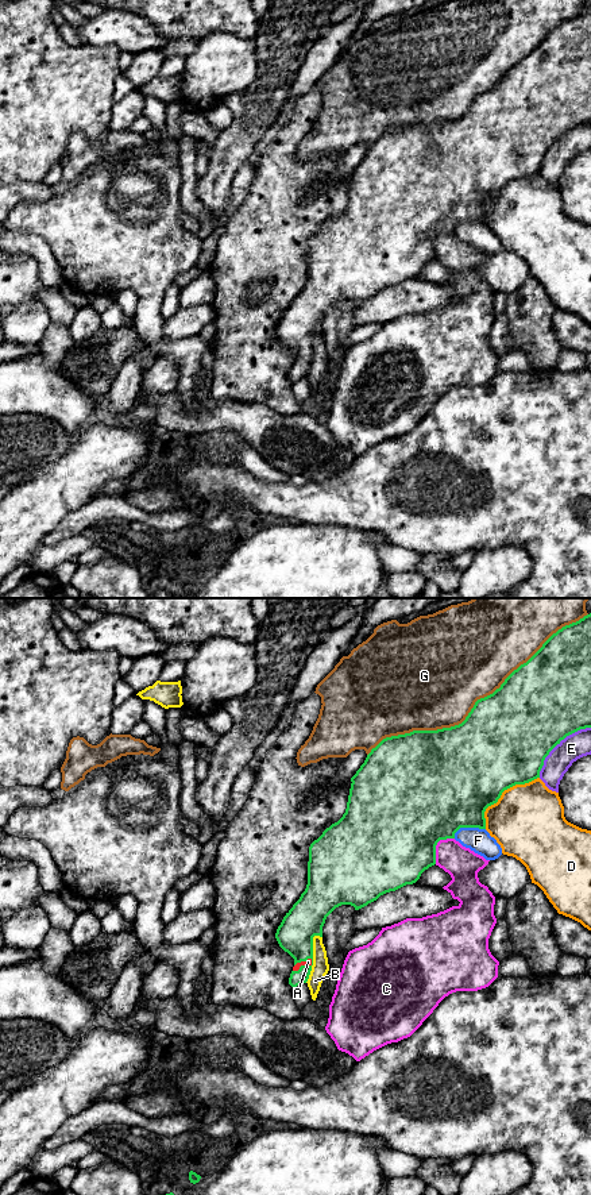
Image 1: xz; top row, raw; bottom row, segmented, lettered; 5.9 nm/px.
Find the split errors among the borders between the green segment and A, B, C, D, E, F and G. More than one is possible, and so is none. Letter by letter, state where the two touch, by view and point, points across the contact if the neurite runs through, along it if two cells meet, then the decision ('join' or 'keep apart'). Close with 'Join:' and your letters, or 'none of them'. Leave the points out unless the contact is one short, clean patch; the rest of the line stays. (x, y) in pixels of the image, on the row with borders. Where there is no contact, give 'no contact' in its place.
A: xz (304, 966) | across xz (294, 935), (304, 966), (308, 962) | join
B: xz (312, 958) | keep apart
C: xz (436, 844) | keep apart
D: xz (501, 794) | keep apart
E: xz (557, 743) | keep apart
F: xz (467, 827) | keep apart
G: xz (475, 704) | keep apart
Join: A

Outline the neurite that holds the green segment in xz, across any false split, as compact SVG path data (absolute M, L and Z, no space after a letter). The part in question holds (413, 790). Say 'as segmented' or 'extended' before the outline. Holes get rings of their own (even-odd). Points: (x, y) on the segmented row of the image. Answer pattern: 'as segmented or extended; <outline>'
extended; M591 613L553 633L526 663L521 664L505 679L499 689L478 699L461 724L437 731L413 731L410 733L383 739L371 749L364 763L351 778L352 783L343 817L327 828L322 834L310 844L306 888L286 913L277 929L275 938L279 947L294 959L289 984L294 988L308 982L313 965L313 937L322 937L325 920L336 907L351 905L355 910L359 910L386 893L416 883L425 870L436 864L436 845L440 840L455 839L455 833L460 828L486 829L486 809L497 803L505 790L540 778L540 771L549 752L567 736L586 728L591 728Z

